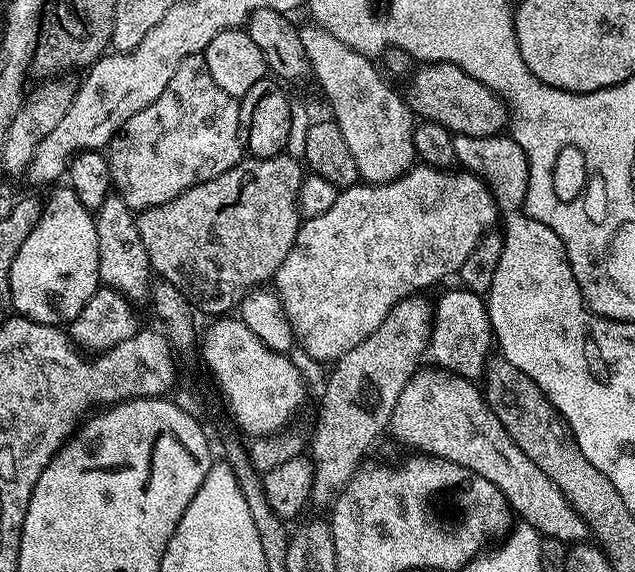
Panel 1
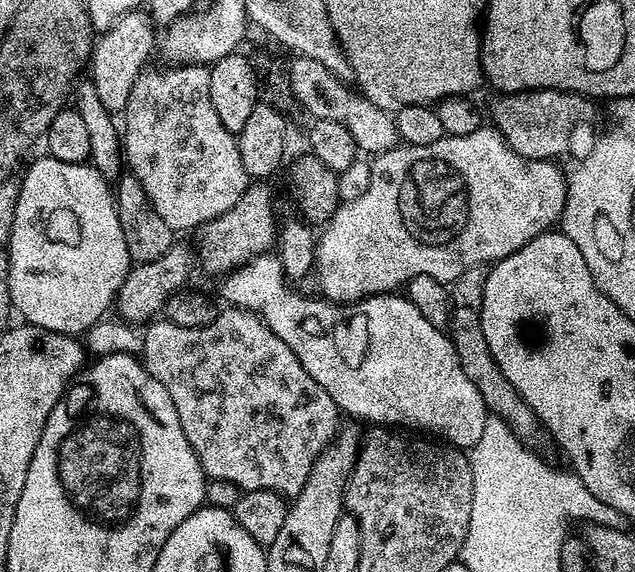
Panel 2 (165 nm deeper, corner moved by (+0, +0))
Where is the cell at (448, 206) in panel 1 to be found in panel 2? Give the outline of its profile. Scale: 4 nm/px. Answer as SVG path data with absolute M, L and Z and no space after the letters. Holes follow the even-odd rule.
M473 127L465 136L446 134L438 142L430 142L430 146L401 143L395 148L379 153L371 161L372 173L366 194L354 198L354 202L341 203L332 215L332 219L323 225L321 232L324 233L320 232L315 241L314 276L320 279L321 290L319 289L319 291L327 299L333 300L335 304L352 304L356 300L365 300L368 296L392 294L403 289L408 281L413 280L416 276L429 276L448 286L466 270L477 266L491 266L496 261L514 254L514 250L522 250L522 246L526 246L526 242L530 242L538 234L555 229L559 225L570 187L569 181L566 179L566 172L559 168L559 163L550 160L531 160L522 158L522 154L514 154L514 150L510 150L507 140L496 131L495 127L487 127Z

